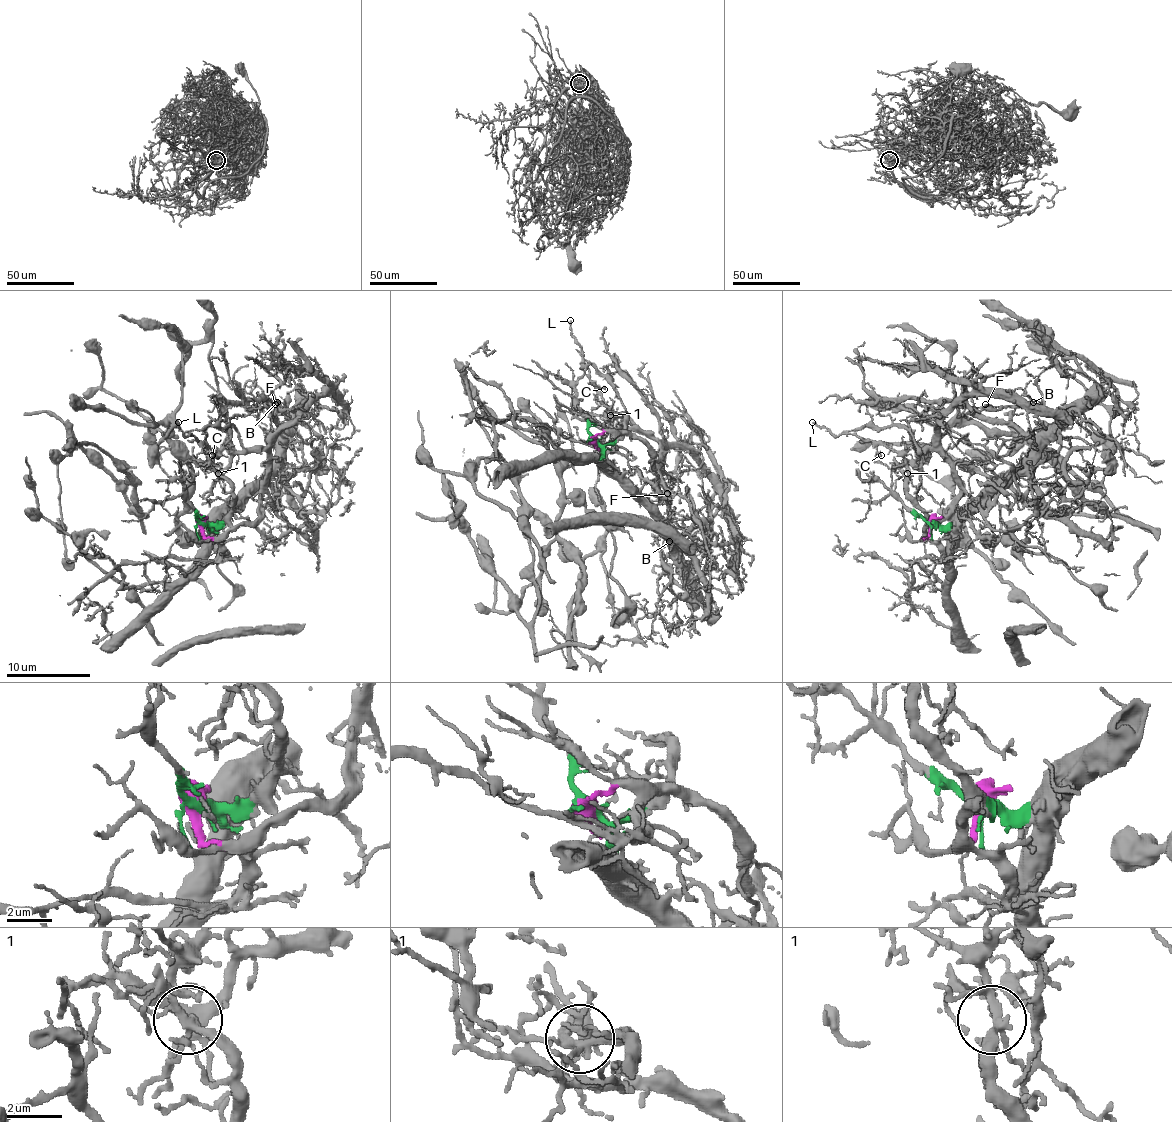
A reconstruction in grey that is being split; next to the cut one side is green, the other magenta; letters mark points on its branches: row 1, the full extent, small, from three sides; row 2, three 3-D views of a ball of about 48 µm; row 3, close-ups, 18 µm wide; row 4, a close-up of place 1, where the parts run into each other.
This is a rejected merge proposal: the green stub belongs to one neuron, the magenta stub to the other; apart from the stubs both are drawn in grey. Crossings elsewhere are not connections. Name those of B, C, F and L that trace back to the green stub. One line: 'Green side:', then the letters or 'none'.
Green side: B, C, F, L

